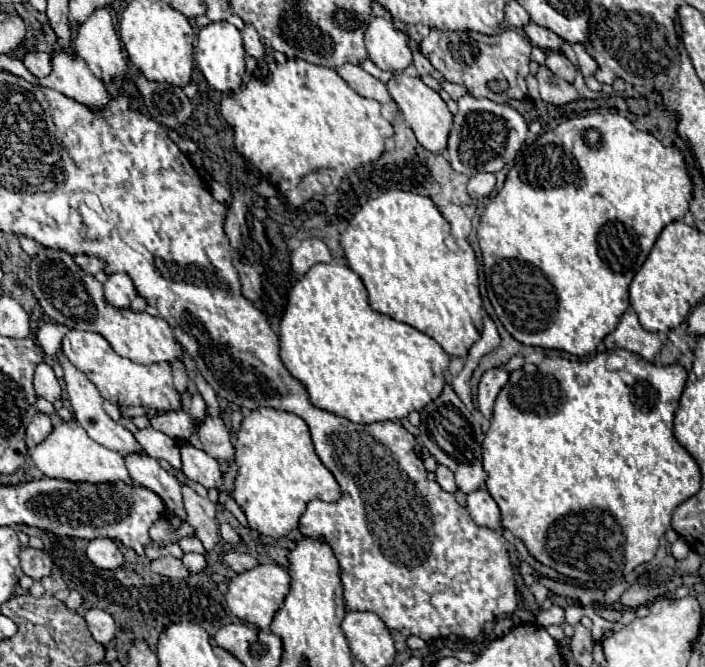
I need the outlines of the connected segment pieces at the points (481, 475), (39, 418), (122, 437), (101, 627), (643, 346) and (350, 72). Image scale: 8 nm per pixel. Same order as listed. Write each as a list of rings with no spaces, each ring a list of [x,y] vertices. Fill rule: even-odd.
[[[448,383],[444,385],[442,393],[420,411],[418,429],[422,431],[422,441],[428,447],[428,451],[432,453],[432,457],[454,473],[460,491],[470,493],[484,485],[484,481],[486,481],[486,471],[482,469],[484,433],[480,429],[480,423],[476,421],[476,417],[466,409],[466,405],[460,401],[460,397],[454,393],[454,389]]]
[[[36,411],[36,415],[32,417],[30,425],[26,427],[26,445],[30,447],[30,445],[42,443],[50,435],[50,431],[52,431],[50,417],[44,415],[44,413],[40,413],[40,411]]]
[[[58,353],[58,357],[60,357],[60,365],[62,365],[62,369],[64,369],[64,381],[66,381],[66,391],[68,391],[68,399],[70,399],[70,403],[72,403],[72,411],[74,411],[74,419],[86,429],[86,433],[94,439],[94,441],[98,441],[100,445],[104,445],[104,447],[108,447],[108,449],[112,449],[112,451],[118,451],[118,453],[122,453],[122,455],[126,455],[126,453],[130,453],[130,451],[140,451],[142,447],[136,443],[136,439],[132,437],[132,433],[130,431],[126,431],[122,425],[118,425],[116,421],[112,421],[106,413],[104,413],[104,409],[102,409],[102,397],[100,397],[100,391],[96,389],[96,385],[80,371],[80,369],[76,369],[66,357],[64,357],[64,353]]]
[[[90,609],[90,611],[86,611],[84,619],[86,619],[86,625],[88,625],[92,637],[94,637],[98,643],[106,645],[106,643],[112,641],[116,625],[114,625],[114,619],[112,619],[110,613],[106,613],[106,611],[102,611],[102,609]]]
[[[628,309],[628,313],[622,315],[618,327],[604,339],[604,345],[608,351],[612,349],[632,351],[646,359],[648,363],[654,363],[662,349],[658,335],[644,331],[638,323],[638,315],[632,309]]]
[[[346,63],[342,67],[336,69],[338,75],[356,91],[360,93],[362,97],[368,97],[368,99],[376,99],[378,103],[388,103],[390,101],[390,93],[386,89],[386,85],[378,79],[374,79],[370,73],[366,73],[360,65],[352,65],[352,63]]]

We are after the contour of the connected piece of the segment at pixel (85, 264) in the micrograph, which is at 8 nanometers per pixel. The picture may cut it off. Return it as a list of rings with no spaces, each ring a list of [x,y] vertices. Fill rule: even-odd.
[[[74,255],[74,263],[78,265],[78,269],[82,269],[84,273],[96,275],[98,271],[102,271],[102,261],[98,261],[96,257],[88,257],[88,255]]]

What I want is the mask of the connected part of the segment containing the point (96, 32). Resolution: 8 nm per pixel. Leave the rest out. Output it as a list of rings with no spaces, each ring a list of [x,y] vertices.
[[[106,9],[96,10],[88,17],[74,37],[74,51],[86,61],[90,71],[100,79],[118,79],[126,73],[122,41],[118,39],[112,17]]]

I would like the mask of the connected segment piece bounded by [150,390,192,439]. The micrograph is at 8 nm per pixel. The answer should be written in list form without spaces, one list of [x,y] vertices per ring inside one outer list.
[[[188,390],[182,396],[186,396],[186,403],[180,413],[170,411],[166,415],[156,415],[150,419],[150,425],[156,431],[162,431],[164,435],[170,435],[170,437],[184,437],[184,439],[188,439],[192,435],[192,425],[190,425],[192,397]]]

